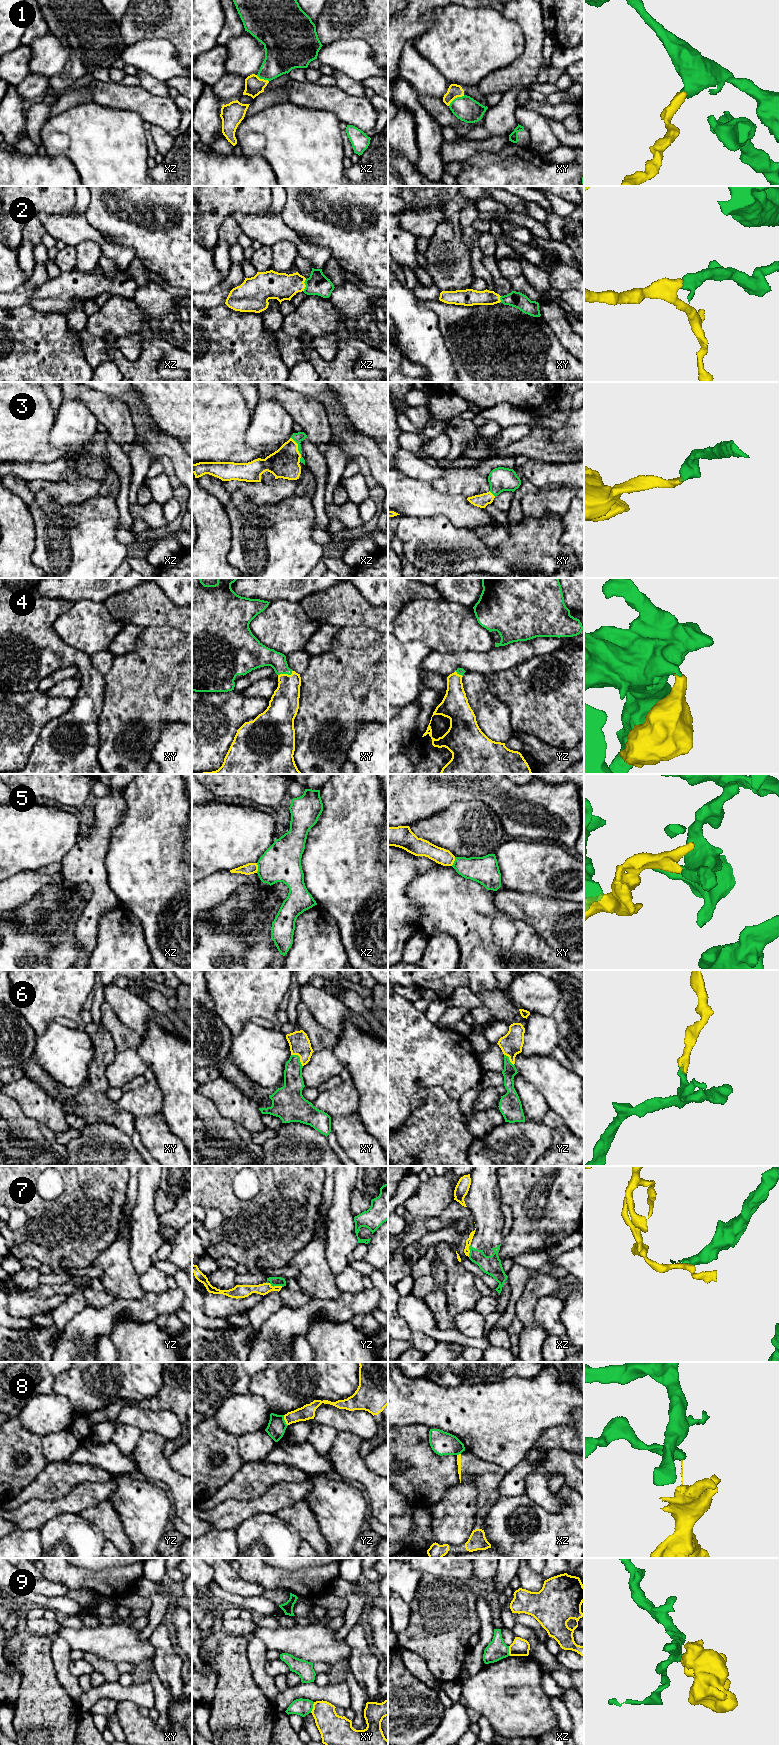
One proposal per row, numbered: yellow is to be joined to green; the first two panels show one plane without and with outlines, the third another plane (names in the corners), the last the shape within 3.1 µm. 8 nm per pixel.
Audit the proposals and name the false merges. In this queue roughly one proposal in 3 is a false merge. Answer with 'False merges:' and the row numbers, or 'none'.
False merges: 5, 7, 8, 9

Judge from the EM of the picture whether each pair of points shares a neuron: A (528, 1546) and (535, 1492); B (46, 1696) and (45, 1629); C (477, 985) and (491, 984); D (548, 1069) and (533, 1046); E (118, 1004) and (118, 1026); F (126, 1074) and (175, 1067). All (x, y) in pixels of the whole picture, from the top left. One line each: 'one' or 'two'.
A: two
B: two
C: one
D: two
E: two
F: two

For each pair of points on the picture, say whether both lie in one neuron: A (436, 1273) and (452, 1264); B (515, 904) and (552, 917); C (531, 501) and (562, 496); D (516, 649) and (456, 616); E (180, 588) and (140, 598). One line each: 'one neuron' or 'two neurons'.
A: two neurons
B: one neuron
C: one neuron
D: two neurons
E: two neurons

